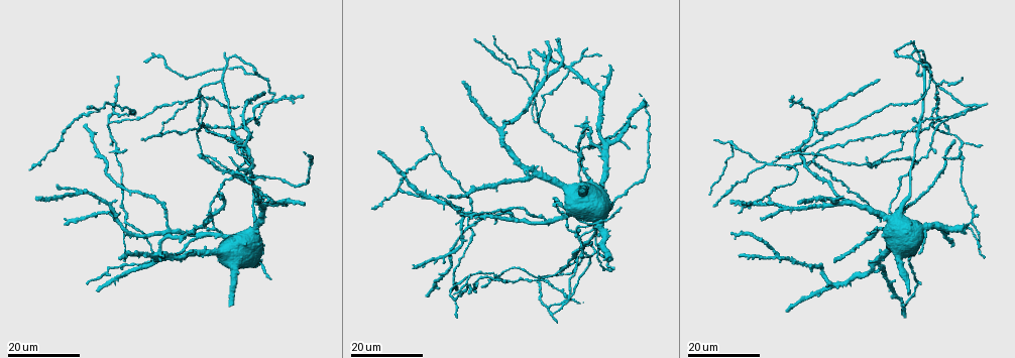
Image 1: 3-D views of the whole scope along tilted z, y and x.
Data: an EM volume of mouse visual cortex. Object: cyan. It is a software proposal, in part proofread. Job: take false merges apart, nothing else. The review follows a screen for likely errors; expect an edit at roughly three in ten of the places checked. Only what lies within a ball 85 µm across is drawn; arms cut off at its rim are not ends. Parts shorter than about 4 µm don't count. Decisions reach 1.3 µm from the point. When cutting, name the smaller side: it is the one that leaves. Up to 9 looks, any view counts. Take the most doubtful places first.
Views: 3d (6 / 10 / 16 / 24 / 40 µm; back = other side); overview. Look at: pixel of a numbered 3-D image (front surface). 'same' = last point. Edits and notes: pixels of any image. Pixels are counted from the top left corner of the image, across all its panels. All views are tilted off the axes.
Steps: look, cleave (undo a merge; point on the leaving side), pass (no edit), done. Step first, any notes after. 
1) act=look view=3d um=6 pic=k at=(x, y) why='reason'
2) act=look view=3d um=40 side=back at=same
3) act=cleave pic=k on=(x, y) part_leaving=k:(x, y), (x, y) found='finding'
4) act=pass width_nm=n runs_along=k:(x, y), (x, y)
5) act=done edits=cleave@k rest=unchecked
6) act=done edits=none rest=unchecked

act=look view=3d um=24 pic=1 at=(540, 281) why='four or more arms meet'

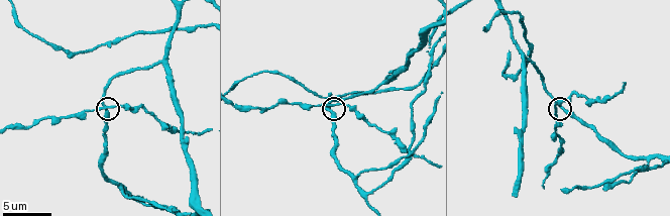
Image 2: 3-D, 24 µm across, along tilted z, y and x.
act=look view=3d um=10 pic=2 at=(103, 109)

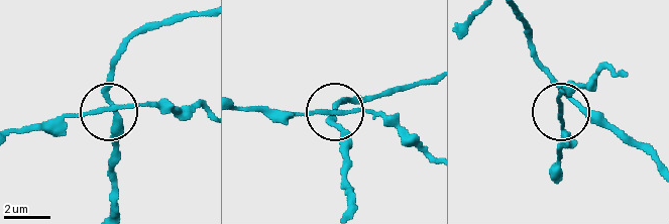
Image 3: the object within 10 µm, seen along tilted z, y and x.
act=pass runs_along=3:(172, 17), (130, 39), (111, 80), (117, 109), (166, 104) found='all the same cell'

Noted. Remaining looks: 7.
act=look view=3d um=16 pic=1 at=(773, 164) why='three-way junction'

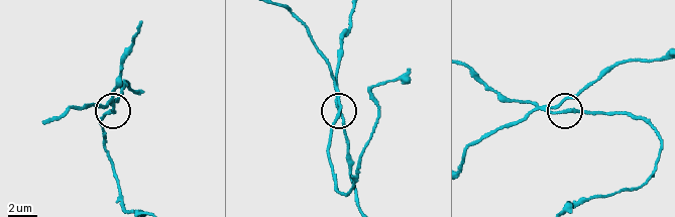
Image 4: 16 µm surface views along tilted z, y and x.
act=look view=3d um=10 pic=4 at=(560, 106)

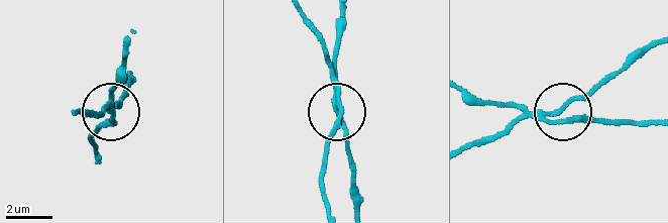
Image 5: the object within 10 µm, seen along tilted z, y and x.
act=pass runs_along=5:(327, 206), (321, 162), (338, 114), (338, 40) found='all the same cell'

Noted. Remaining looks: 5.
act=look view=3d um=16 pic=1 at=(232, 171) why='four-way junction'

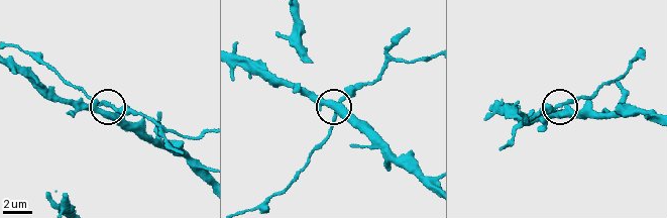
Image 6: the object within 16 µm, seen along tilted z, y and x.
act=look view=3d um=10 pic=6 at=(562, 105)

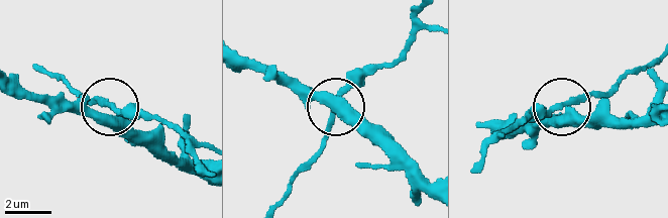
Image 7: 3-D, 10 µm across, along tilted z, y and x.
act=look view=3d um=6 pic=7 at=(560, 104)

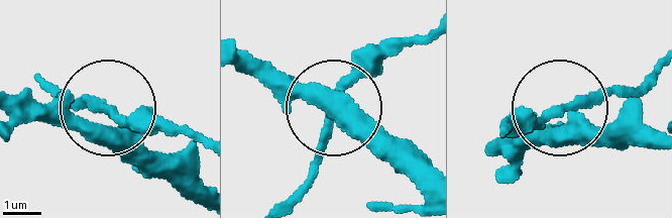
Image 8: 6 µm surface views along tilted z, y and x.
act=pass side_arm_um=14 arms=4 found='continuous, no second cell'

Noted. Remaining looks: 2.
act=look view=3d um=16 pic=1 at=(531, 66) why='three arms meet'

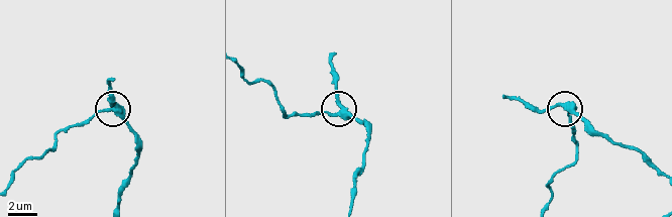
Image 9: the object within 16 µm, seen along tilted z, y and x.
act=look view=3d um=6 pic=9 at=(113, 111) why='closer look'

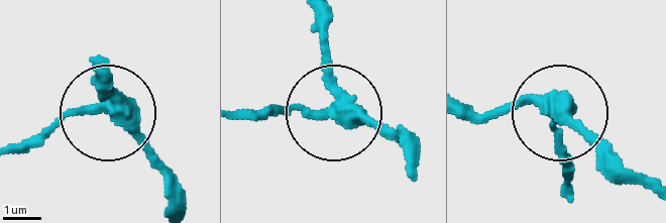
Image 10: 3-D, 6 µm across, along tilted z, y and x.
act=cleave pic=10 on=(47, 133) side_arm_um=5 arms=3 found='a second cell is stuck on'

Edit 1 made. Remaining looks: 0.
act=done edits=cleave@10 rest=unchecked

